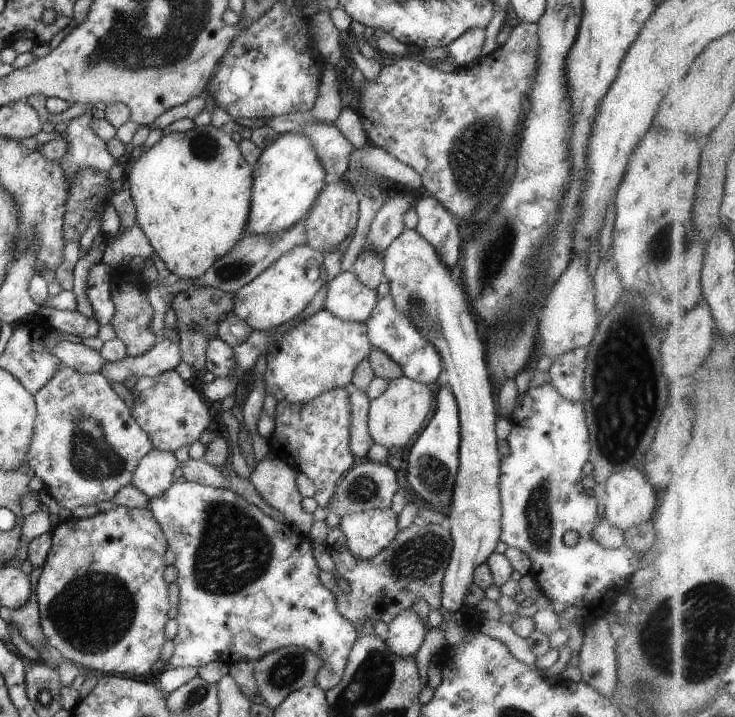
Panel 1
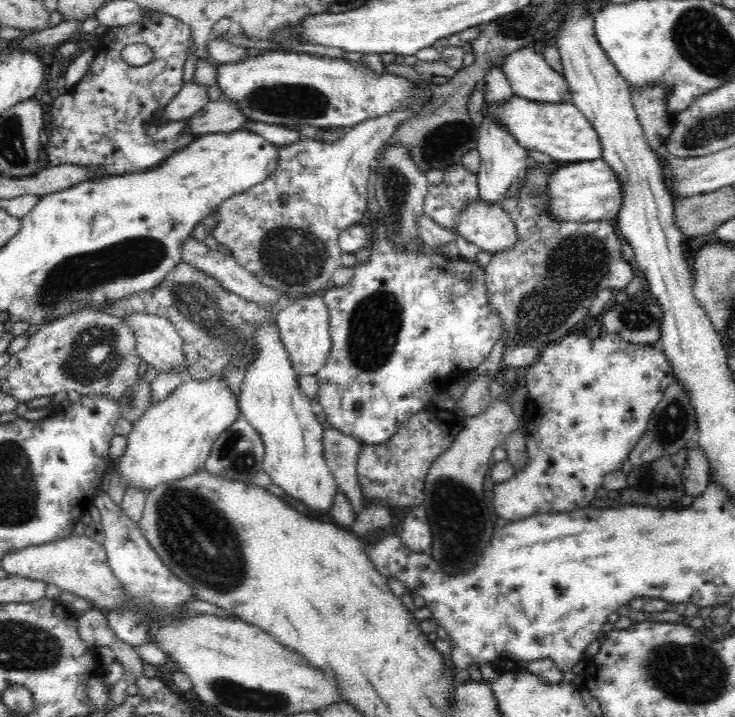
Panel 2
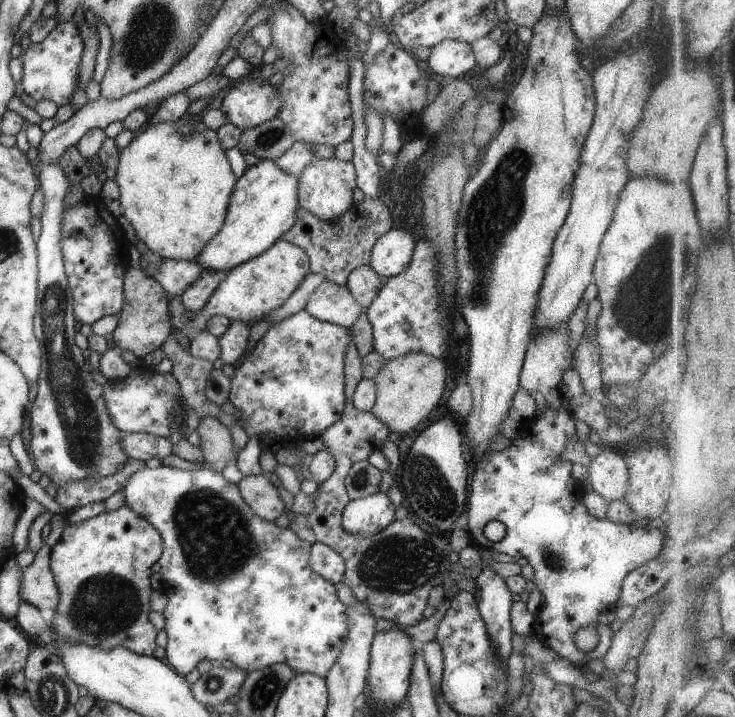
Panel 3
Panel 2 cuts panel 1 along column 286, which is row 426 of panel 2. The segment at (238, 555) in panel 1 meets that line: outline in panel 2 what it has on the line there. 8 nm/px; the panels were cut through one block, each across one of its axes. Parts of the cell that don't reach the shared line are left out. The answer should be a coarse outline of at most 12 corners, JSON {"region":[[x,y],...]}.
{"region":[[602,331],[525,372],[515,523],[588,506],[674,382],[659,343]]}

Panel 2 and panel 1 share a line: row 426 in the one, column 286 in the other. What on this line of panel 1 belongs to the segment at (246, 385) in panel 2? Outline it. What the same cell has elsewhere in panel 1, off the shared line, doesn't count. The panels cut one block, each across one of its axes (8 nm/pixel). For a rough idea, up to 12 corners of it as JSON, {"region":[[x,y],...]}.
{"region":[[290,248],[233,292],[233,314],[271,331],[327,284],[323,254]]}

